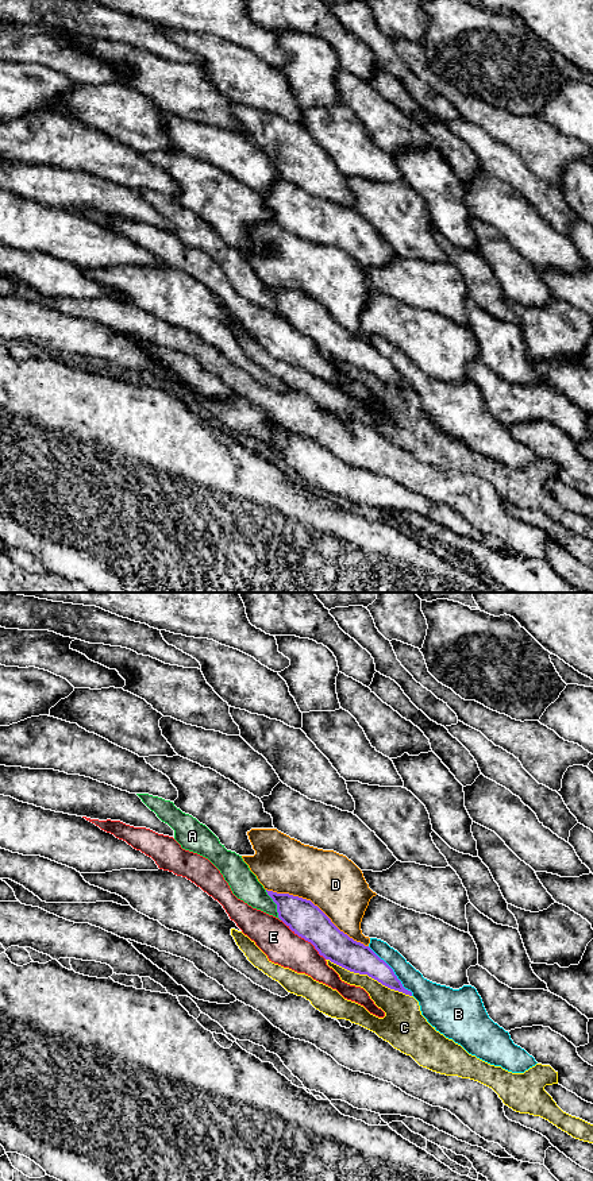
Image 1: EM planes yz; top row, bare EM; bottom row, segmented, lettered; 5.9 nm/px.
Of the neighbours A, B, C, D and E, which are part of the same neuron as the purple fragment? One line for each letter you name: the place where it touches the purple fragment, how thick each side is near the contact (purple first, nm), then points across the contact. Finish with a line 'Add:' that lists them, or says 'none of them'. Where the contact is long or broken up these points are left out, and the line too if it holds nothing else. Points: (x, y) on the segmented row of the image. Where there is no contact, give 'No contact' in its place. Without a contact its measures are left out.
Add: none of them

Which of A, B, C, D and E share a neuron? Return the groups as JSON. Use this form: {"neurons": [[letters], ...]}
{"neurons": [["A"], ["B"], ["C"], ["D"], ["E"]]}

